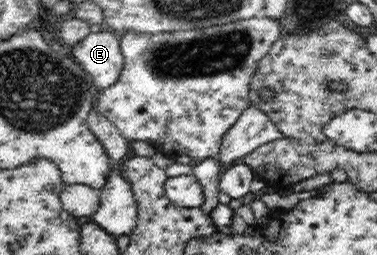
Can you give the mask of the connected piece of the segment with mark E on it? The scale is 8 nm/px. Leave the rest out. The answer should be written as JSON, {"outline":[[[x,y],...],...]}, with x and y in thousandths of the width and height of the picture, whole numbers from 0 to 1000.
{"outline":[[[276,118],[241,125],[180,204],[231,286],[252,357],[294,341],[321,294],[326,212],[313,133]]]}

